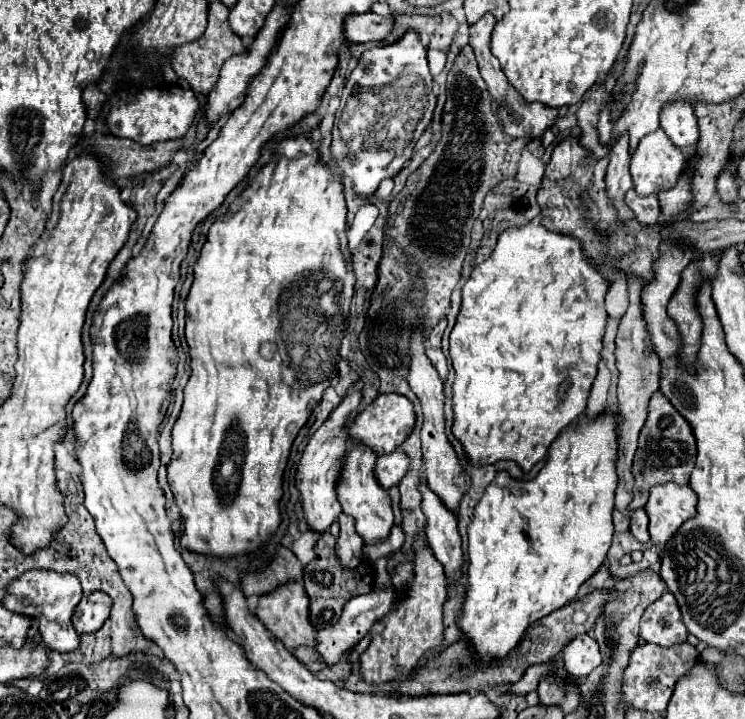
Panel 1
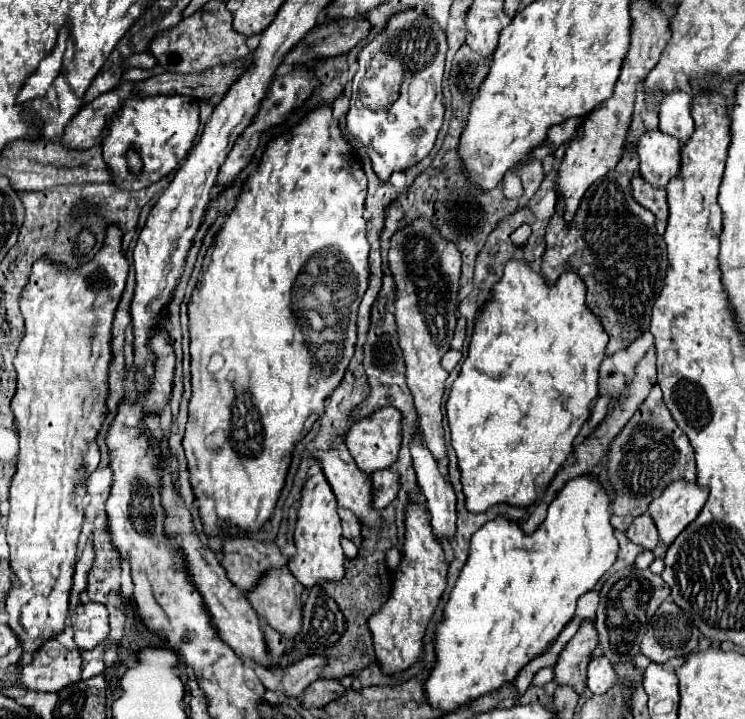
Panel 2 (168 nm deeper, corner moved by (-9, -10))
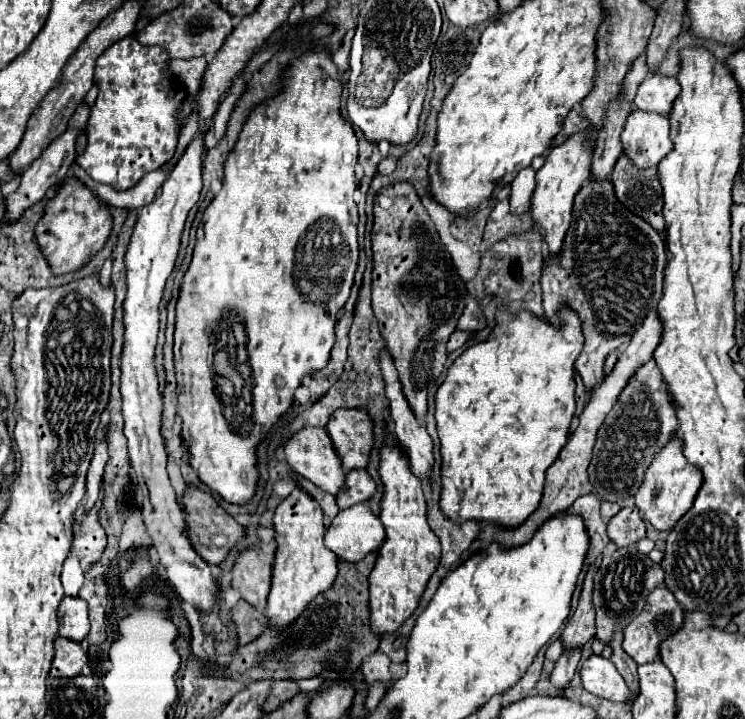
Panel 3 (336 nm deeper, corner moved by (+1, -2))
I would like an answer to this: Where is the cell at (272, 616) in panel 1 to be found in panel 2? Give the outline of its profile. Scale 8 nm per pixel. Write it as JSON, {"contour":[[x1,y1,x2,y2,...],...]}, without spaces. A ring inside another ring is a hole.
{"contour":[[279,569,279,571,267,571,267,575,255,585,253,591,247,593,247,599,251,601,253,609,259,617,263,617,277,633,281,633,287,641,293,641,295,635,303,627,303,599,301,599,303,587,301,583,291,575,291,571]]}

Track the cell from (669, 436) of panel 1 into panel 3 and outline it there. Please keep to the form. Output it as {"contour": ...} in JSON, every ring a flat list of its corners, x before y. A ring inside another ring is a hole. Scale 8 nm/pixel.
{"contour":[[651,359,629,377,617,403,599,427,593,459,589,465,589,481,593,491,605,501,623,501,635,495,645,469,653,461,653,455,675,435,675,431,677,417,671,393,663,381,661,371,657,371,657,363]]}

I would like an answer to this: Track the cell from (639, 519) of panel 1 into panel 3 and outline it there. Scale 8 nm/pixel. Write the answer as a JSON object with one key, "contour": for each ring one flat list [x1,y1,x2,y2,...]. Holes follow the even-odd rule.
{"contour":[[625,507,621,509,609,523,607,523,607,535,617,547,625,547,631,543,637,543,645,537,645,521,637,507]]}

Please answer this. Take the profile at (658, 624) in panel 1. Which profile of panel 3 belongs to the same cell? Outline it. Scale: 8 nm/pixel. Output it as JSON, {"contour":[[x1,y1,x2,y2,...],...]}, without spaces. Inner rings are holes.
{"contour":[[659,585,659,587,655,587,649,593,643,611,625,627,625,633,623,633,623,651,637,665,651,663,659,655,659,643,661,643,661,639,667,639,669,635,673,635,677,629,681,629,681,625,683,625,683,609,681,609,681,605,677,603,677,599,673,597,673,593,665,585]]}

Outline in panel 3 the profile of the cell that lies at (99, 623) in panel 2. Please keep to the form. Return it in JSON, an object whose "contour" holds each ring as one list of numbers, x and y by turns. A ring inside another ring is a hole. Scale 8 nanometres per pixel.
{"contour":[[63,597,57,607,59,617,59,635,71,641,83,641,89,633,87,603,81,597]]}

